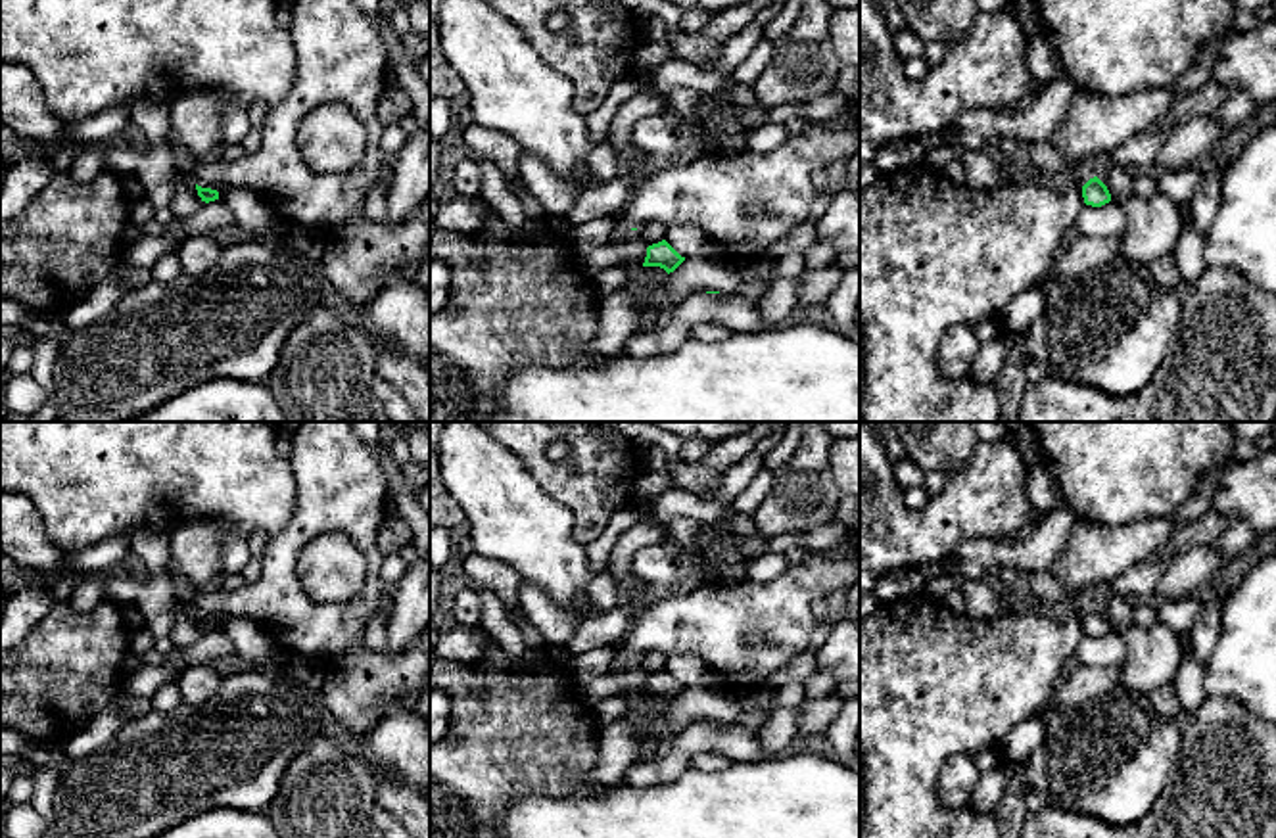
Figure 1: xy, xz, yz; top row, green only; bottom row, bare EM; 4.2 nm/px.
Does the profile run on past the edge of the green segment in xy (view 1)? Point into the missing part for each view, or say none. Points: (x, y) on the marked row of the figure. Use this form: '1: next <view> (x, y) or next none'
1: next none

